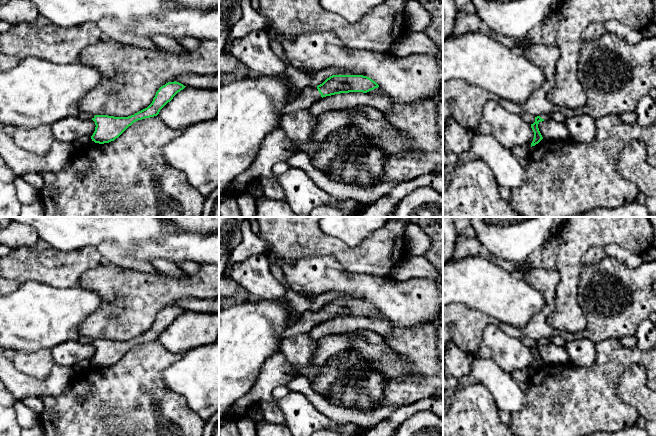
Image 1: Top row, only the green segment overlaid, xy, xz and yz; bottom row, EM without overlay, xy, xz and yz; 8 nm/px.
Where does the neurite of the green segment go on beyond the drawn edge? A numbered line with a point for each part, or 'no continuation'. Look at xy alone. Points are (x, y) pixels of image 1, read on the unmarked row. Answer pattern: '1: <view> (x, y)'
1: xy (82, 339)

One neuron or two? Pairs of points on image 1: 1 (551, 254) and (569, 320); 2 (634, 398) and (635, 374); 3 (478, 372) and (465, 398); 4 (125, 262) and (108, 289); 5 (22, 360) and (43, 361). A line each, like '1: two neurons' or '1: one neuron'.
1: one neuron
2: one neuron
3: two neurons
4: two neurons
5: one neuron

